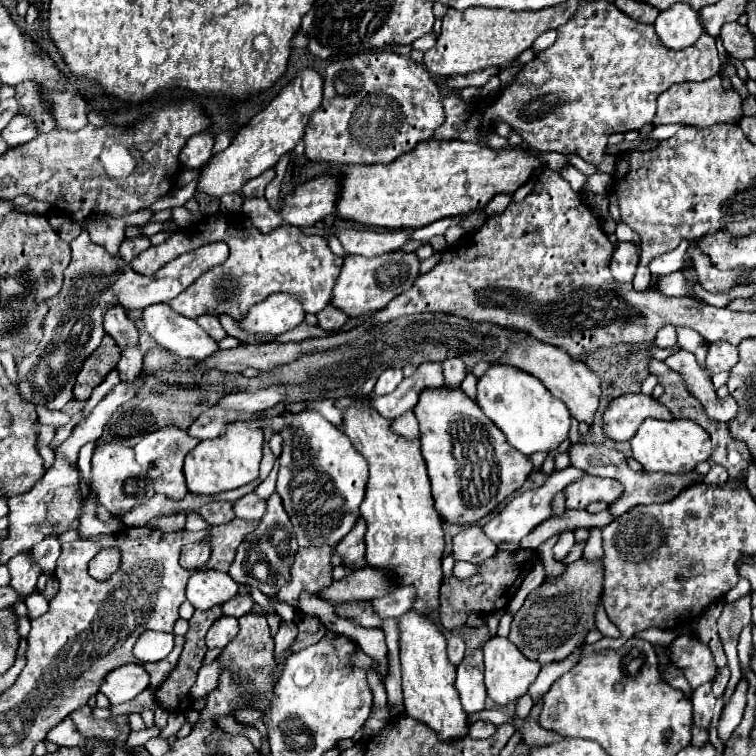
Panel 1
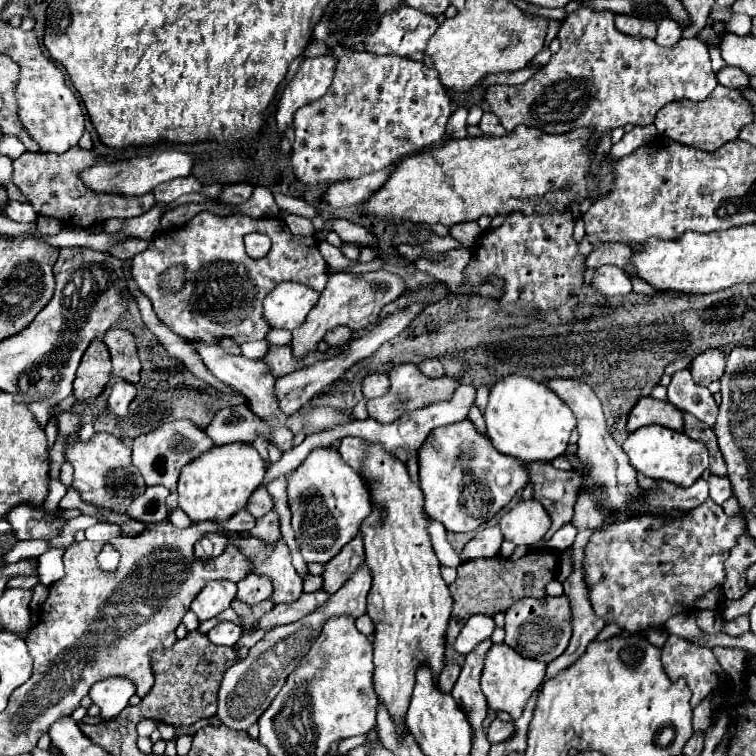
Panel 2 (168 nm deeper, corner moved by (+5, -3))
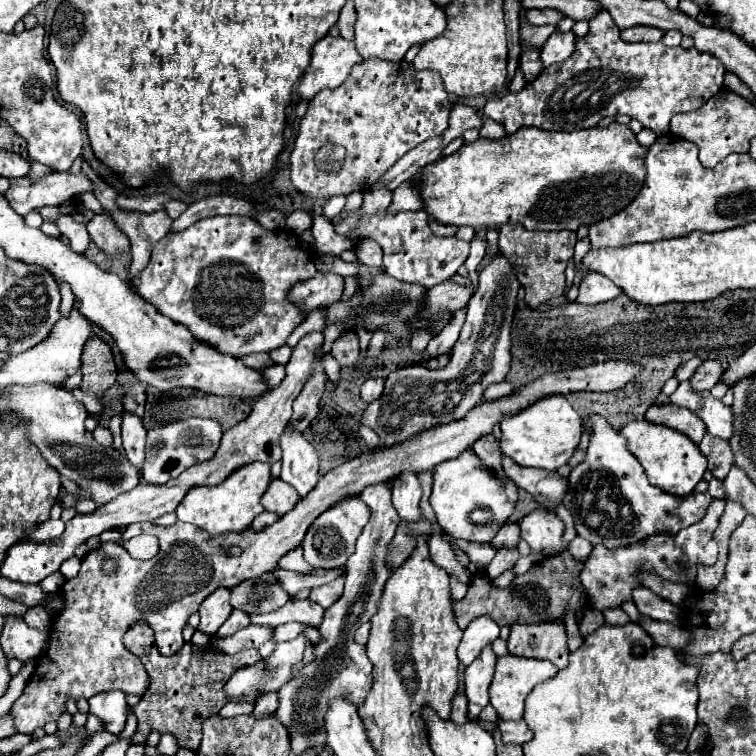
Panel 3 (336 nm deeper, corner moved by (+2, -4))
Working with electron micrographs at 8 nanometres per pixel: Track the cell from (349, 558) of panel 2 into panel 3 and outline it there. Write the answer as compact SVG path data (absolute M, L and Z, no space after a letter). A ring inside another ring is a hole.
M344 577L332 581L332 583L326 583L326 585L322 585L322 587L312 589L308 599L314 601L314 603L318 603L318 605L322 605L324 609L328 609L328 607L340 597L342 589L344 589Z

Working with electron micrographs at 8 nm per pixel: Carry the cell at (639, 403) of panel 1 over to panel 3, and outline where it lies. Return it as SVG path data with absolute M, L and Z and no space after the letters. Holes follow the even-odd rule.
M664 403L664 405L652 405L646 411L646 419L650 423L666 425L666 427L672 427L672 429L688 435L696 445L706 435L704 421L700 421L700 417L696 417L692 411L688 411L684 407L676 407L676 405L668 405L668 403Z

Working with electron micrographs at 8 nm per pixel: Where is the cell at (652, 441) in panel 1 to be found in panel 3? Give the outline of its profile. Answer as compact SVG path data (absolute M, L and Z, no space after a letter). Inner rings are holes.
M642 419L642 421L628 421L620 429L620 433L626 437L628 451L644 467L646 475L650 477L650 483L670 495L678 495L678 497L690 495L708 467L706 457L700 453L698 445L688 437L684 437L682 433L678 433L676 429L652 425L646 419Z

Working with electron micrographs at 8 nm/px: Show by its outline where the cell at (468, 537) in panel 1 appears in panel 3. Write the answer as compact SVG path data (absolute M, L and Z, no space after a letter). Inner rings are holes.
M506 523L500 533L492 539L492 547L496 549L502 549L502 547L508 547L508 549L514 549L518 547L518 541L520 541L520 525L518 523Z

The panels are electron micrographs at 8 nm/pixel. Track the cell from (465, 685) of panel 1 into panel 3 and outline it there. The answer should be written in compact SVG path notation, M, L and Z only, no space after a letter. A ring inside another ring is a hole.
M490 645L482 649L482 653L472 661L472 665L466 667L466 697L468 697L468 715L478 717L478 713L490 703L488 687L492 683L496 667L496 655Z

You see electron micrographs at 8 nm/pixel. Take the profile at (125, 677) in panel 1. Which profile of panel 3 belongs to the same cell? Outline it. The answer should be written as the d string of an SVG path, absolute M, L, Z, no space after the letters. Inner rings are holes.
M108 691L98 693L88 699L90 713L100 717L102 721L108 721L108 731L112 735L120 735L124 731L126 723L126 693L120 691Z

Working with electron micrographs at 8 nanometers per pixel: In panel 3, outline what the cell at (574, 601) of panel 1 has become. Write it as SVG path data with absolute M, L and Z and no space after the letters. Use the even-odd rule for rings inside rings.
M558 621L540 625L512 625L508 651L516 657L546 659L552 661L558 669L564 669L568 665L564 623Z

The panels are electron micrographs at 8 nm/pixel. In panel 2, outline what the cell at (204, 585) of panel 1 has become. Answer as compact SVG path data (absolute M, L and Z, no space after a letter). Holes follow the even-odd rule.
M213 580L213 582L207 582L205 588L191 602L191 610L203 622L207 618L217 616L225 608L229 608L229 604L233 602L235 594L237 594L237 584L233 584L229 580Z

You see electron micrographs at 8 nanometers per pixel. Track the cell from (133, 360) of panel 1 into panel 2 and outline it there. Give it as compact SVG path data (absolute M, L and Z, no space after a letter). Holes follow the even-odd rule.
M115 380L113 382L111 394L109 394L109 406L117 414L117 418L123 418L127 414L127 406L135 398L135 394L137 394L135 384L129 384L125 380Z

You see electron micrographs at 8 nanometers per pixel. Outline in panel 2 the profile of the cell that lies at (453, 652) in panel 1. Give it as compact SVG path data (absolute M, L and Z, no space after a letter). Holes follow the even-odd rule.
M445 662L443 670L441 670L441 674L439 674L439 680L437 680L439 688L445 690L445 692L451 692L451 688L453 688L453 684L455 684L459 672L461 672L461 668L459 668L457 664L453 664L453 662Z

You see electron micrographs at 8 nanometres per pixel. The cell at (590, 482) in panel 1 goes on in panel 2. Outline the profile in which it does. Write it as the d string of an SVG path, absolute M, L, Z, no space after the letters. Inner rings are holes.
M531 462L527 464L527 468L529 480L533 482L533 494L537 500L541 500L553 520L551 528L544 536L544 540L549 540L563 524L573 518L573 508L577 496L581 494L583 478L575 470L557 470L551 466L551 462Z

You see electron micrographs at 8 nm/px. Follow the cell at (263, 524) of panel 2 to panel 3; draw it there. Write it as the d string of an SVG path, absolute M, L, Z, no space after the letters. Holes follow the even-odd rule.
M602 361L602 363L594 363L588 367L574 367L574 369L566 369L566 371L558 371L558 373L546 373L540 379L520 387L518 391L514 391L508 397L502 399L492 399L492 401L482 401L476 409L472 409L472 413L468 413L468 417L454 421L452 425L440 425L440 429L430 429L428 433L420 433L420 437L414 437L412 441L406 441L404 445L400 445L400 449L384 449L380 447L380 451L370 451L370 453L362 453L360 457L346 461L342 465L338 465L336 469L332 469L330 473L322 475L316 489L302 501L298 501L298 505L288 511L286 515L280 517L280 521L276 521L274 525L266 527L264 531L252 531L246 529L244 533L236 535L236 533L228 533L228 535L220 535L220 537L208 537L208 533L200 533L200 529L196 529L194 525L188 523L180 523L176 521L172 527L158 527L152 523L136 523L136 527L128 527L124 535L132 537L142 533L154 533L160 539L160 553L150 559L150 561L136 561L128 555L128 551L124 547L120 547L118 543L104 543L98 549L90 551L84 559L82 559L82 569L78 573L78 577L68 579L62 587L64 599L66 599L66 609L54 617L52 623L52 633L50 633L50 647L46 651L46 655L38 661L36 673L32 675L32 679L28 681L22 697L12 705L12 715L14 715L14 725L16 731L20 733L34 733L34 729L44 727L48 721L56 721L60 717L60 713L66 711L66 699L90 699L96 693L102 691L112 691L112 689L120 689L124 693L136 693L142 695L150 677L142 665L142 661L132 655L130 651L124 649L122 645L122 637L126 633L126 629L130 627L130 623L136 617L144 617L148 621L148 625L152 625L152 631L156 635L156 645L160 649L162 655L174 655L176 651L182 649L184 639L182 639L182 629L188 621L188 617L192 613L198 611L200 603L214 593L220 587L232 589L236 587L240 581L252 579L252 577L260 577L260 573L268 573L272 569L276 569L278 561L282 555L286 555L290 549L298 547L308 531L308 527L314 523L314 519L318 515L322 515L324 511L328 511L330 507L334 507L338 501L360 495L360 491L368 485L376 485L376 481L388 481L388 477L398 477L404 471L412 471L412 473L422 473L422 471L432 471L436 465L440 465L442 461L448 459L456 459L460 453L464 453L466 449L472 449L472 445L484 437L490 435L494 425L500 425L500 421L504 417L510 417L522 409L526 409L528 405L550 397L550 395L566 395L566 393L578 393L578 391L616 391L622 389L626 383L630 383L638 373L642 371L640 365L630 363L630 361ZM232 545L240 547L242 553L240 557L232 557L230 553L226 553L226 549L230 549ZM102 559L114 559L116 561L116 573L114 575L104 575L100 571L100 561Z

